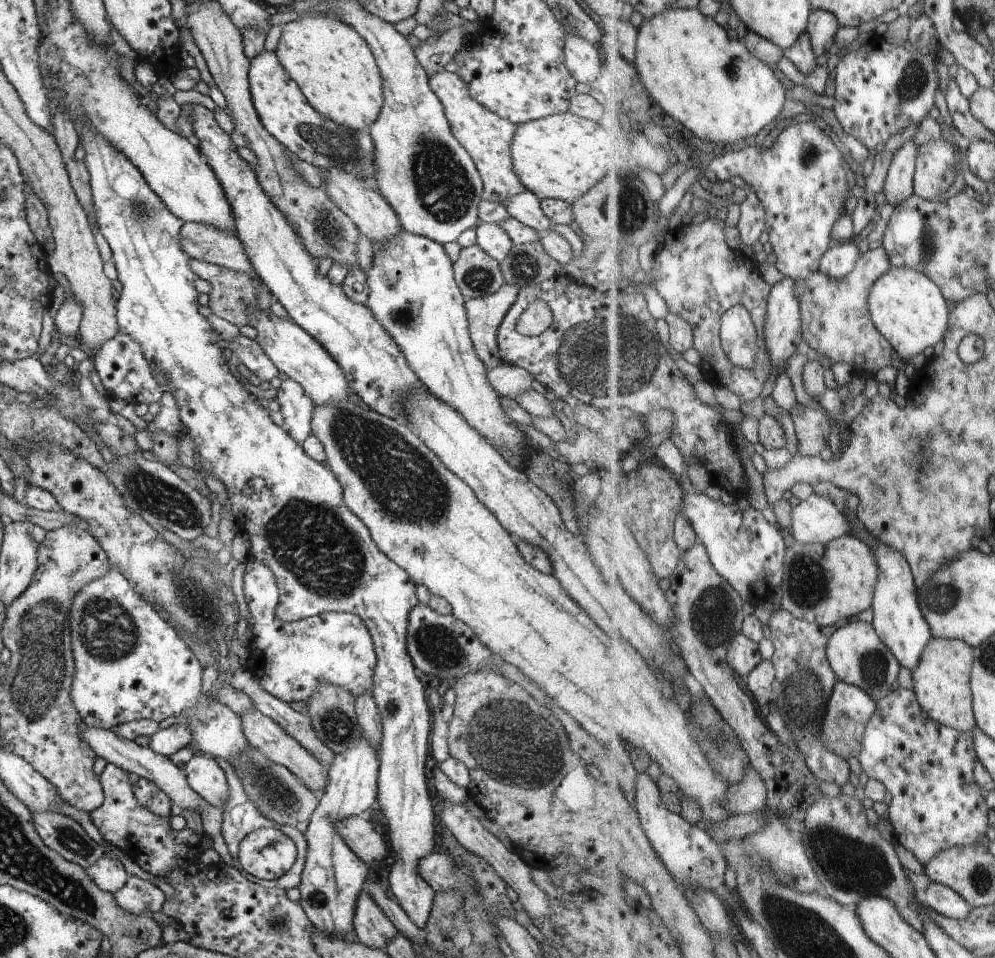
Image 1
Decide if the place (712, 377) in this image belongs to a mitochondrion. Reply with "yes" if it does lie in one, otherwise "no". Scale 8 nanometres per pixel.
no

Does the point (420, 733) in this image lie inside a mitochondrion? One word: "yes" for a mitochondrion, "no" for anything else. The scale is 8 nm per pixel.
no

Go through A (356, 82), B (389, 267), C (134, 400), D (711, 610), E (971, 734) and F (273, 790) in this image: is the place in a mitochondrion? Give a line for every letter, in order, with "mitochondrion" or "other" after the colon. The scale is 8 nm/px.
A: other
B: other
C: other
D: mitochondrion
E: other
F: mitochondrion

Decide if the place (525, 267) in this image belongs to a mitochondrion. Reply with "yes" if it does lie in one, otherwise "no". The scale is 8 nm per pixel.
yes

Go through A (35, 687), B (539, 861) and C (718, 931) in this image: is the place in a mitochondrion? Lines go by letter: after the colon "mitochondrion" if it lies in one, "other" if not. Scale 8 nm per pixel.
A: mitochondrion
B: other
C: other

